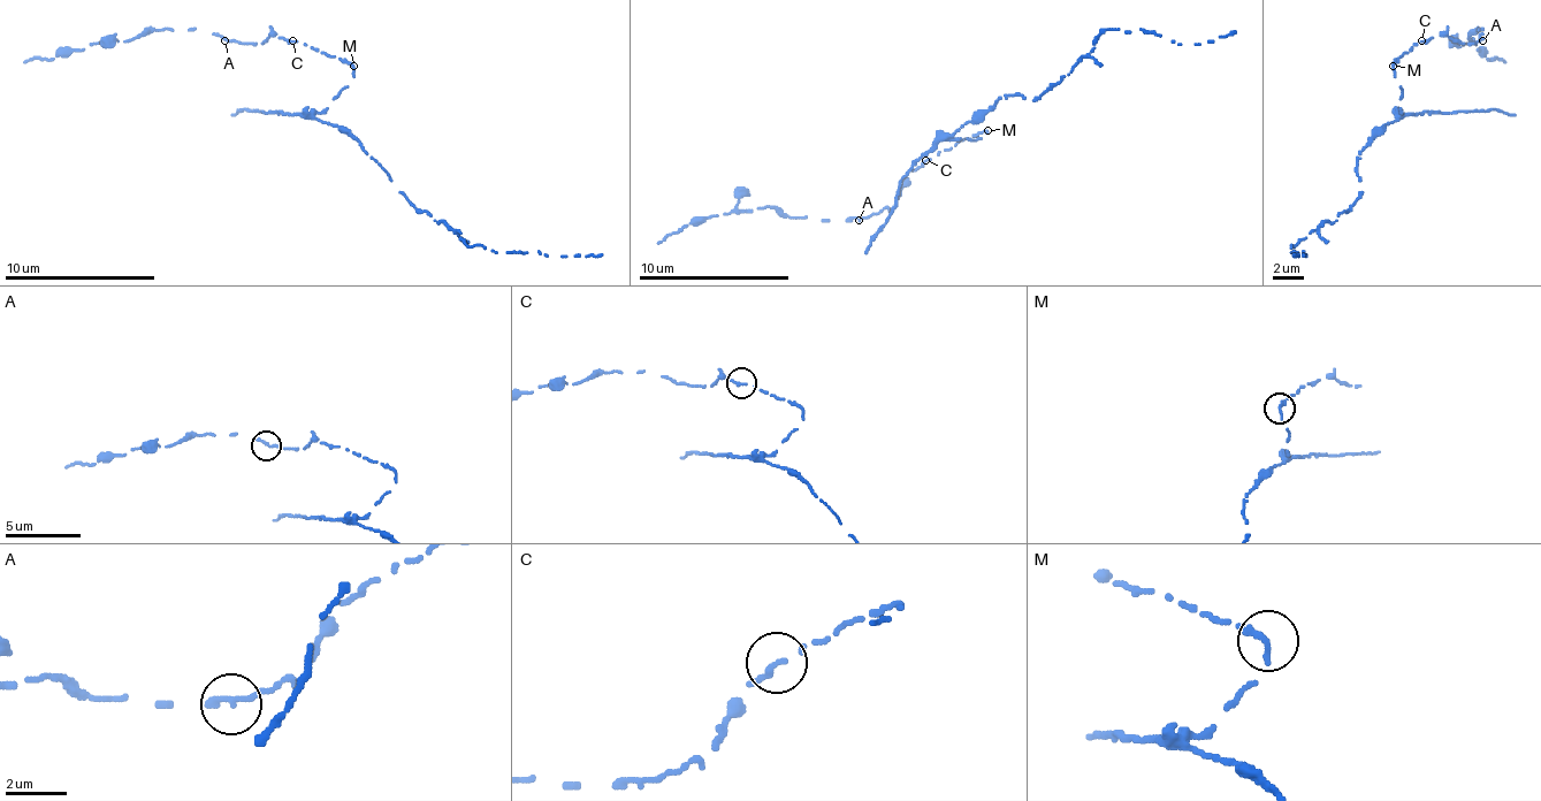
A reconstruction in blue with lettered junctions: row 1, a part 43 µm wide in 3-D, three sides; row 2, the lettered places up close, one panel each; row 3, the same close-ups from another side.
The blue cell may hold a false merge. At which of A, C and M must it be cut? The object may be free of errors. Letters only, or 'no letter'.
M

